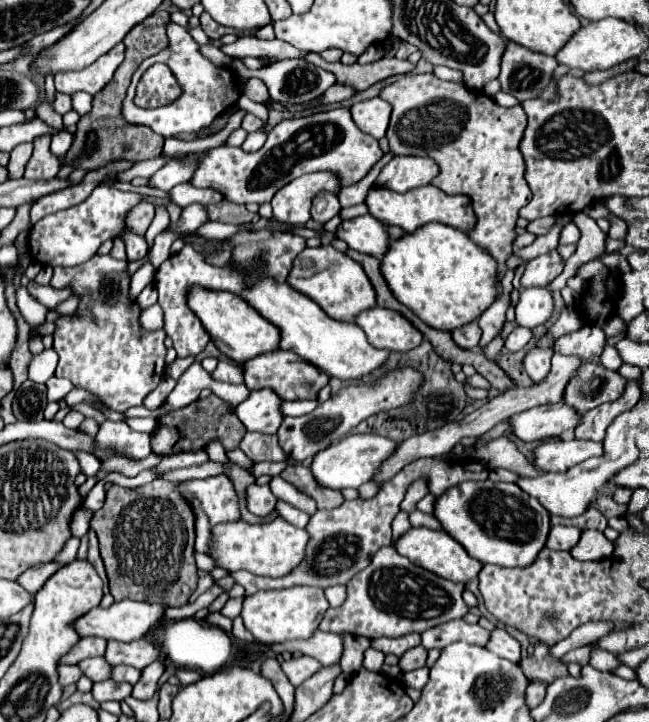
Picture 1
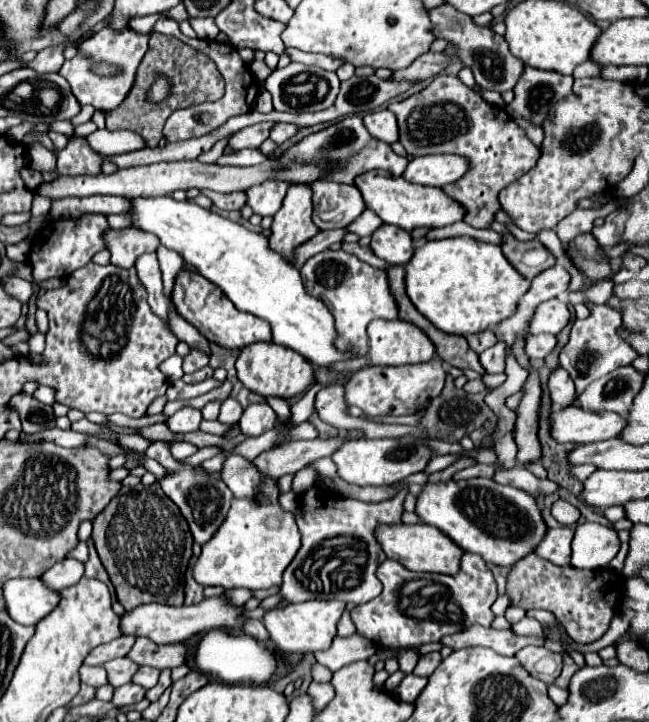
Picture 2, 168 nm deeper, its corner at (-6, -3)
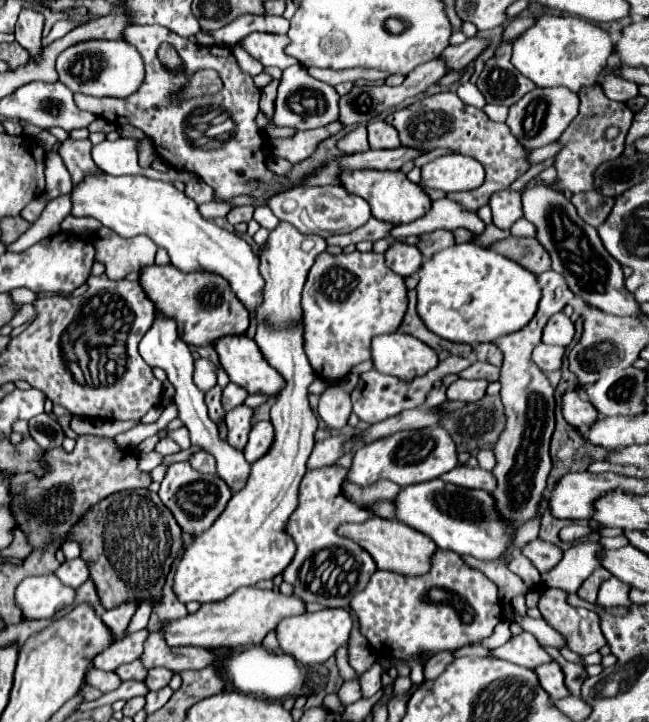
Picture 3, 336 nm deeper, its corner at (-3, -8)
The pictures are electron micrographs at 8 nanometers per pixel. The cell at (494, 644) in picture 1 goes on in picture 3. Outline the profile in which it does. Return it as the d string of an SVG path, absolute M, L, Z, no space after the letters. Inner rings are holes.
M546 662L546 664L540 664L534 668L538 680L540 680L540 686L550 694L552 700L558 700L558 698L564 698L564 696L570 696L570 692L566 690L564 686L564 674L558 666L558 662Z

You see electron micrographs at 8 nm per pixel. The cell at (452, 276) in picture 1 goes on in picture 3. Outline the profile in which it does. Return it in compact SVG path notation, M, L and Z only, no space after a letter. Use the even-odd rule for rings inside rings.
M474 242L454 244L424 260L418 270L418 314L444 340L480 344L516 332L534 316L540 300L536 276L502 254Z

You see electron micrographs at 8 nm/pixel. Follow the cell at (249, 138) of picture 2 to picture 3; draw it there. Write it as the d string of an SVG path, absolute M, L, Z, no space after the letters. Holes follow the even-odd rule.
M294 64L282 72L282 80L278 84L278 96L274 102L272 122L276 126L286 126L294 130L312 130L326 126L334 122L338 116L338 98L340 96L334 90L334 86L312 78L304 66Z

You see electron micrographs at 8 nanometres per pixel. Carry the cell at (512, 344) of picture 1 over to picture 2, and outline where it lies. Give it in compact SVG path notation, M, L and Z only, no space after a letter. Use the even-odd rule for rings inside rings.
M531 335L527 339L527 345L525 345L525 353L531 361L537 361L537 359L545 359L557 345L557 337L555 335Z

